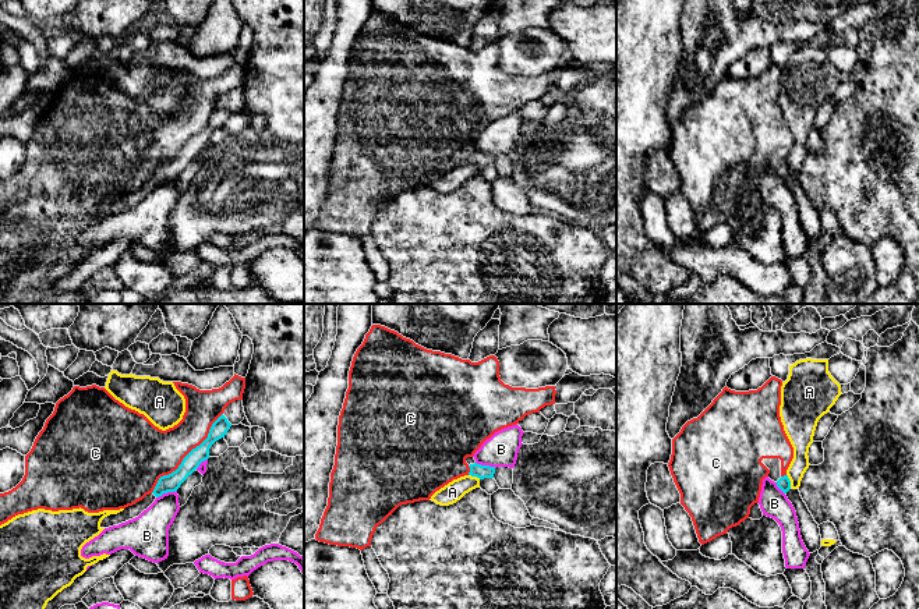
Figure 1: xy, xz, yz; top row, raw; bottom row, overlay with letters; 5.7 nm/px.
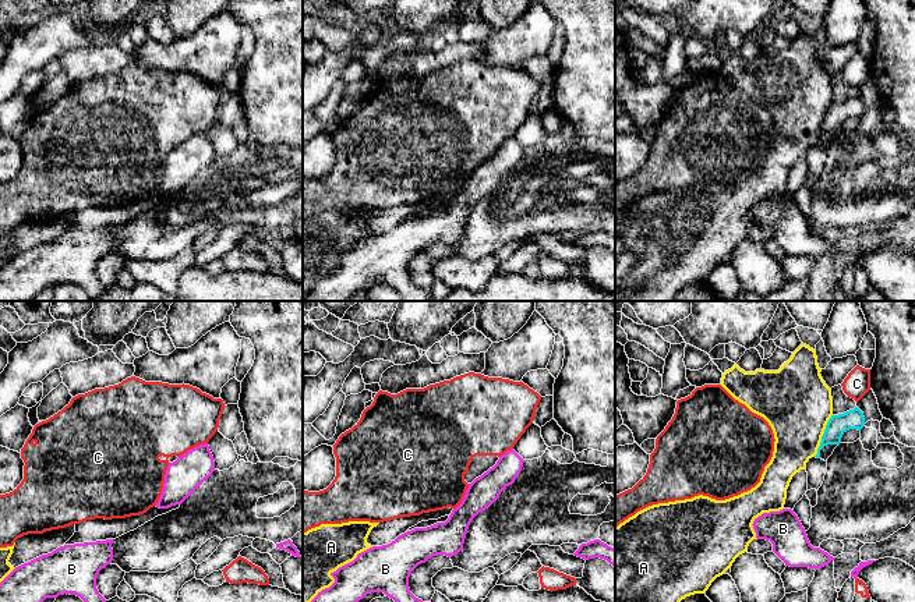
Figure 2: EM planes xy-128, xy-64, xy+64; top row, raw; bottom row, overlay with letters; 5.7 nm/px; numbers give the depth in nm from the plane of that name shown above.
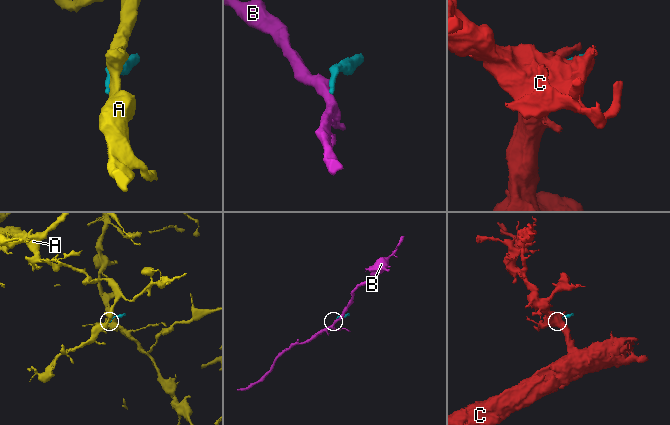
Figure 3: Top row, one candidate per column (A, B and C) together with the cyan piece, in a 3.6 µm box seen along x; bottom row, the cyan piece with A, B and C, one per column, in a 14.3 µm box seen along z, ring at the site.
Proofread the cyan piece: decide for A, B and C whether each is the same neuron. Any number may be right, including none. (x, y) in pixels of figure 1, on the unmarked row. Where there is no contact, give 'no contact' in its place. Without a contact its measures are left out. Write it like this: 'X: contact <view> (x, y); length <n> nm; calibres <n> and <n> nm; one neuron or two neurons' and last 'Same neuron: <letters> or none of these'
A: contact yz (790, 169); length 80 nm; calibres 80 and 130 nm; two neurons
B: contact xy (166, 180); length 130 nm; calibres 100 and 220 nm; two neurons
C: contact xy (186, 144); length 600 nm; calibres 100 and 340 nm; two neurons
Same neuron: none of these

